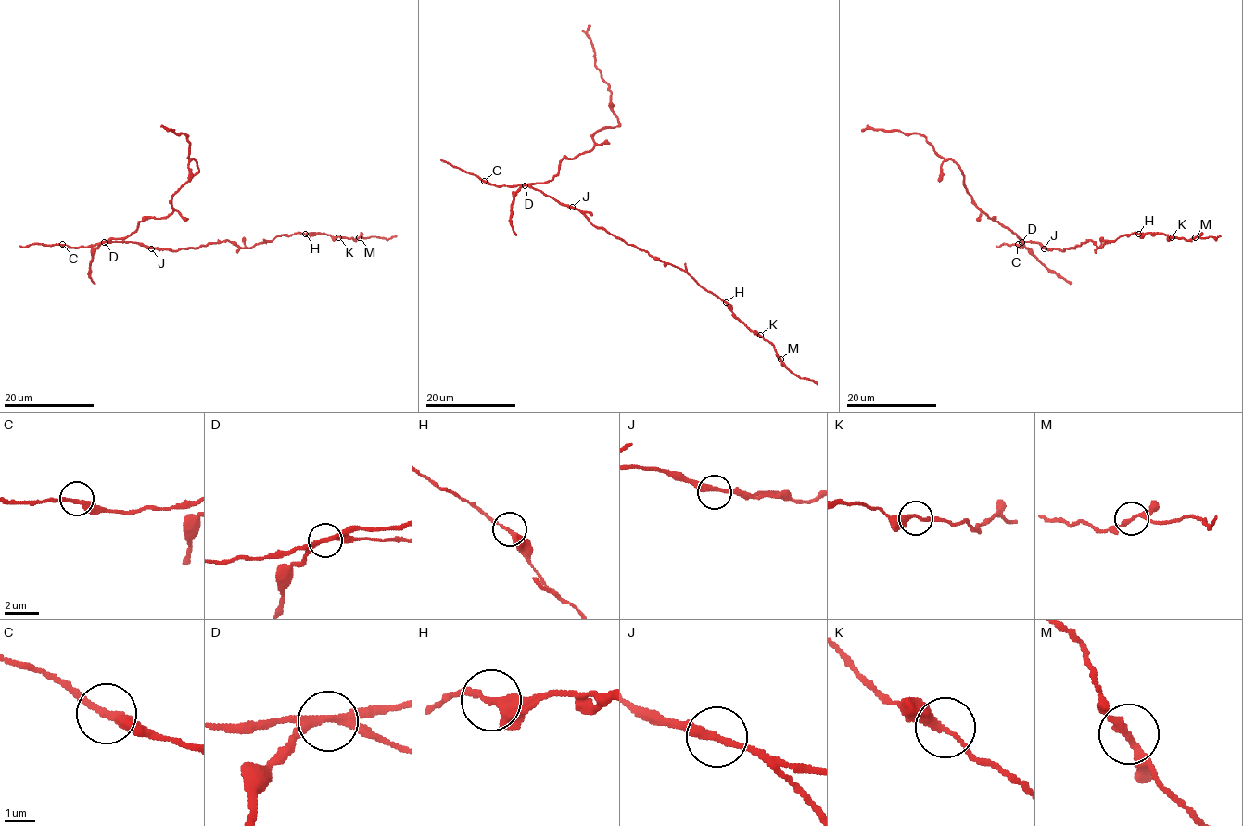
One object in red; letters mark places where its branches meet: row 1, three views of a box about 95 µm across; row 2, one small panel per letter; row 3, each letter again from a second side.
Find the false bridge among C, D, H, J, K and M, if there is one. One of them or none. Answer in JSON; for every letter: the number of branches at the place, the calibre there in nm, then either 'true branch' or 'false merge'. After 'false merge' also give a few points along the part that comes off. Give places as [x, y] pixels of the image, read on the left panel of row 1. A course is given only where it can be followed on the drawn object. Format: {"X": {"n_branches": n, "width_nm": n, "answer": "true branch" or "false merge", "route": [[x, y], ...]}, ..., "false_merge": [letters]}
{"C": {"n_branches": 2, "width_nm": 280, "answer": "true branch"}, "D": {"n_branches": 2, "width_nm": 280, "answer": "false merge", "route": [[103, 241], [123, 239], [143, 220], [168, 217], [172, 196], [198, 171], [188, 157], [187, 135], [169, 131]]}, "H": {"n_branches": 2, "width_nm": 280, "answer": "true branch"}, "J": {"n_branches": 2, "width_nm": 300, "answer": "true branch"}, "K": {"n_branches": 2, "width_nm": 280, "answer": "true branch"}, "M": {"n_branches": 2, "width_nm": 240, "answer": "true branch"}, "false_merge": ["D"]}

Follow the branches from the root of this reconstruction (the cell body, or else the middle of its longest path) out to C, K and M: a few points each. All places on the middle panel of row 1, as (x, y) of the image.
C: (572, 208), (526, 185), (494, 185), (484, 181)
K: (572, 208), (578, 209), (593, 225), (686, 272), (701, 286), (720, 298), (751, 330), (760, 335)
M: (572, 208), (578, 209), (593, 225), (686, 272), (701, 286), (720, 298), (751, 330), (767, 339), (780, 359)

